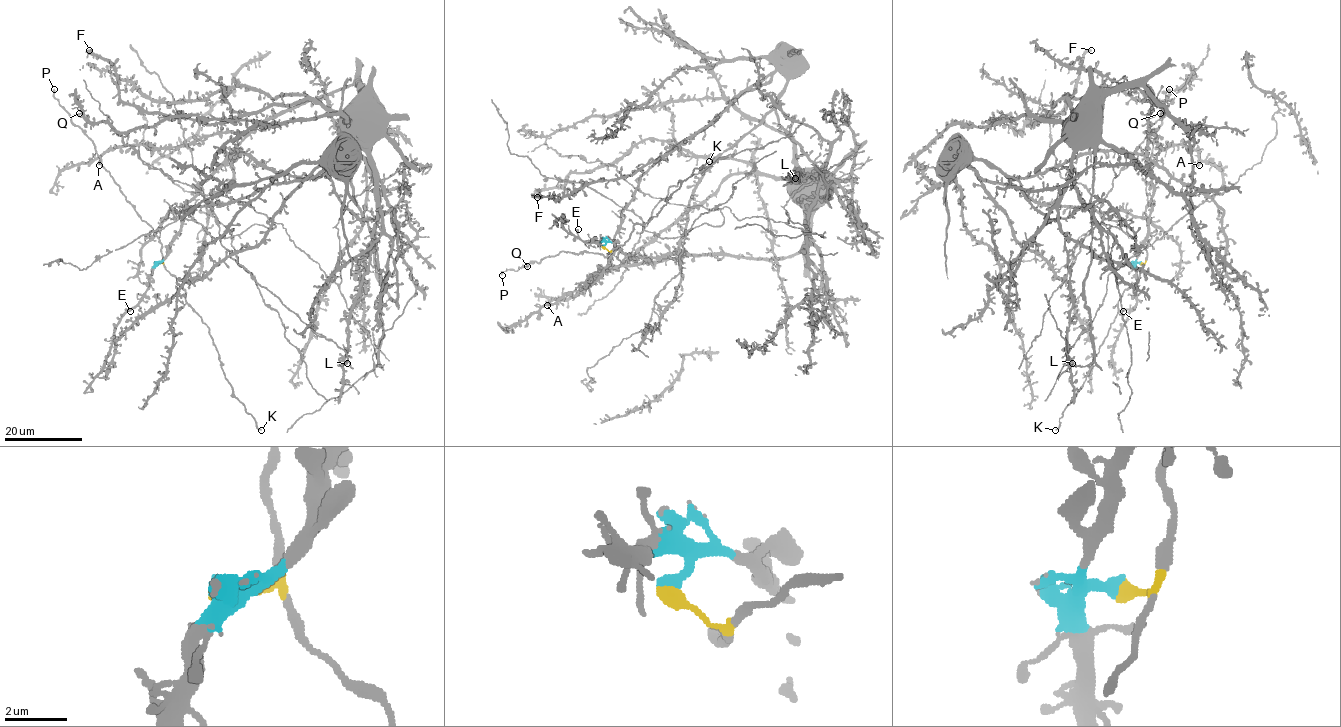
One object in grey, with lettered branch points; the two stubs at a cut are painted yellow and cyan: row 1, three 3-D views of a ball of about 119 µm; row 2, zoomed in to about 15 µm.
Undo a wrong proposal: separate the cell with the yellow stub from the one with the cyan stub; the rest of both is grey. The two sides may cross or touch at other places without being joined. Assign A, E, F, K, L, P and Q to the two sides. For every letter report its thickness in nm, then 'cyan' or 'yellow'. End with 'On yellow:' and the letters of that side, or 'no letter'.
A: calibre 440 nm; cyan
E: calibre 400 nm; cyan
F: calibre 500 nm; cyan
K: calibre 160 nm; yellow
L: calibre 480 nm; cyan
P: calibre 260 nm; yellow
Q: calibre 340 nm; yellow
On yellow: K, P, Q

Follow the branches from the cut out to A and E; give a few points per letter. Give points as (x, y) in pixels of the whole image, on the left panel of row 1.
A: (155, 263), (180, 228), (186, 204), (241, 140), (216, 132), (185, 145), (115, 146), (99, 165)
E: (155, 263), (149, 288), (130, 311)

